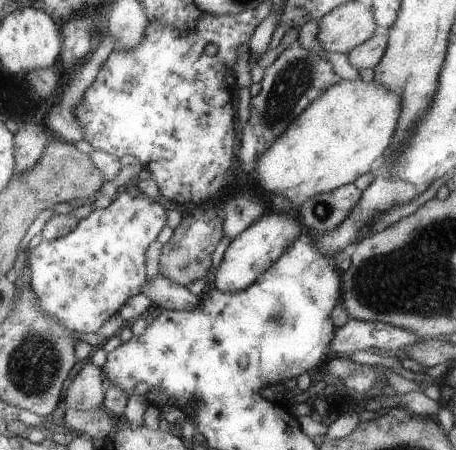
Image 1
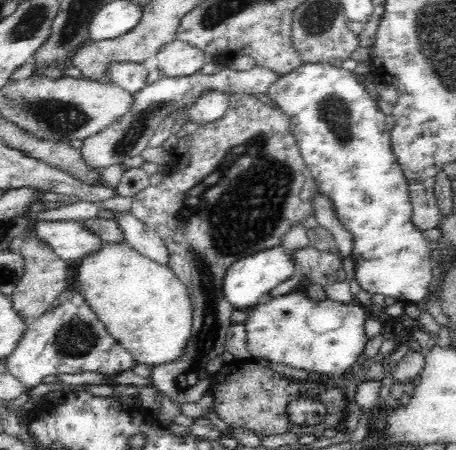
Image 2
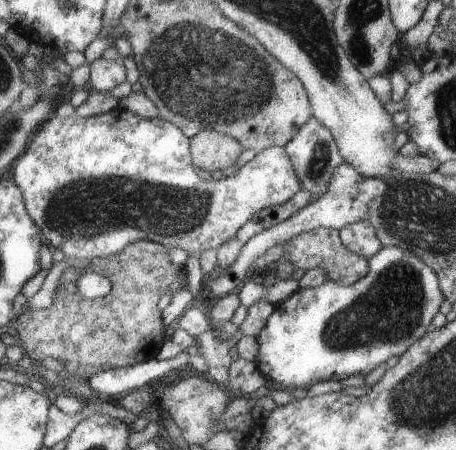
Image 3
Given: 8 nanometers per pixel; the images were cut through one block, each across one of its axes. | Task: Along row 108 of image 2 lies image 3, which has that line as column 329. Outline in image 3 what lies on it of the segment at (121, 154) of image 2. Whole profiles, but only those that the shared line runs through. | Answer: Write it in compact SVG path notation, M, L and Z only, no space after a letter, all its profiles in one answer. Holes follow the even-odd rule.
M315 116L309 120L307 126L303 126L303 130L295 136L295 140L291 140L291 144L287 144L285 150L289 152L293 166L297 168L297 176L305 184L305 190L311 190L319 198L323 198L329 192L337 168L341 168L347 162L343 152L341 152L341 146L337 144L337 138L331 132L331 128L327 128Z

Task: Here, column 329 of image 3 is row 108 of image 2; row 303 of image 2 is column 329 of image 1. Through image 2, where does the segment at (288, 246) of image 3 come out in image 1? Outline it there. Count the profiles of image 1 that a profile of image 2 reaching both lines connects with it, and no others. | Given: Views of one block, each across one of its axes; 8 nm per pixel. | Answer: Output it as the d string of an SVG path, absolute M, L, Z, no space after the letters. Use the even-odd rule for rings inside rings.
M343 186L335 192L325 192L319 196L313 196L313 200L307 200L301 210L303 224L311 232L329 232L337 226L341 226L349 216L355 212L355 208L361 204L363 192L355 186Z

